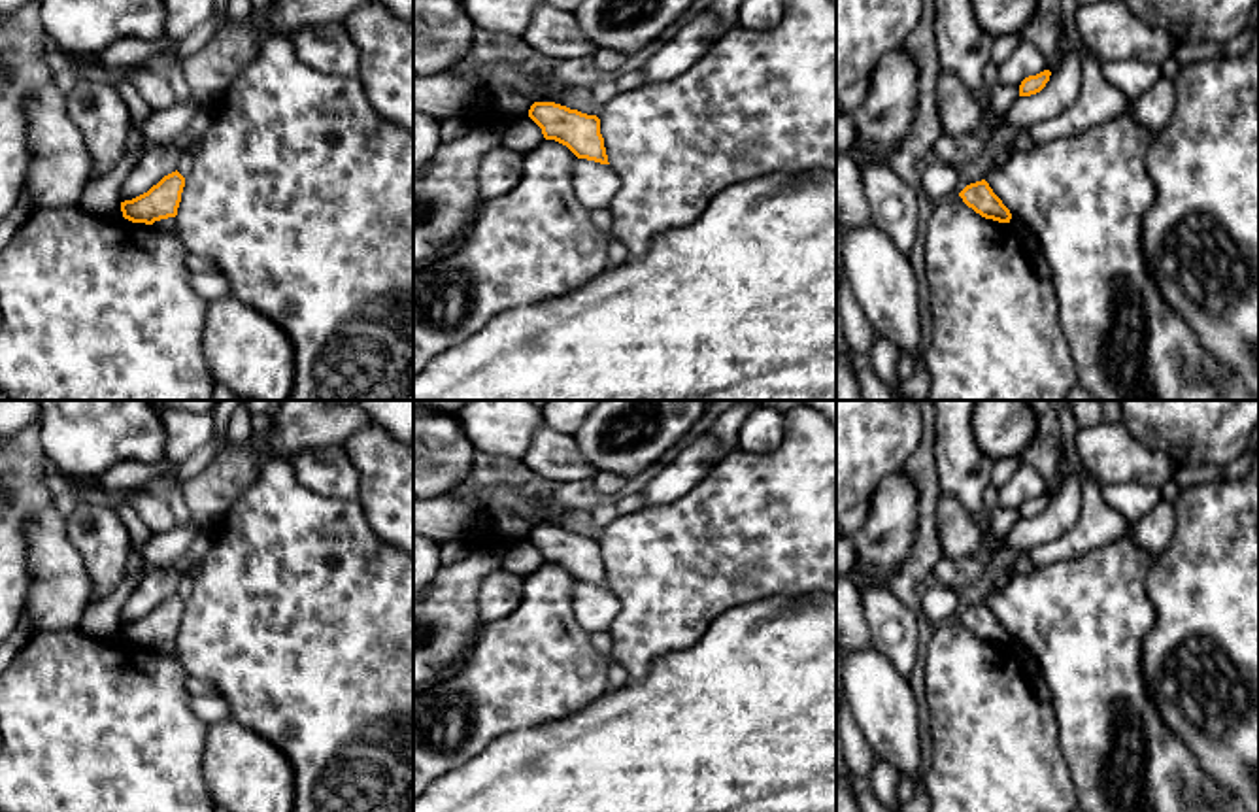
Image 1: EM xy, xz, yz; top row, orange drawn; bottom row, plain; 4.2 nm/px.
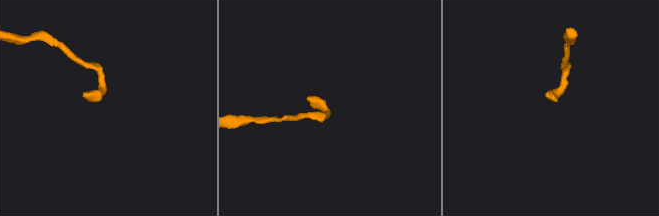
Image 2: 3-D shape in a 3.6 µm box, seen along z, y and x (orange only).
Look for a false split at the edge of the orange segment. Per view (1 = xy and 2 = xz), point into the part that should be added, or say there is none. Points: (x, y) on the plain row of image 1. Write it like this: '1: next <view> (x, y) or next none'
1: next none
2: next none

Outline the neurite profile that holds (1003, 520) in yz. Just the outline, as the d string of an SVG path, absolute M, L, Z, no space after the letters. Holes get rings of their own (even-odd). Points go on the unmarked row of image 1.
M997 506L991 512L991 523L987 534L982 538L978 551L974 557L983 563L991 559L1004 544L1012 527L1019 521L1019 512L1012 508Z

